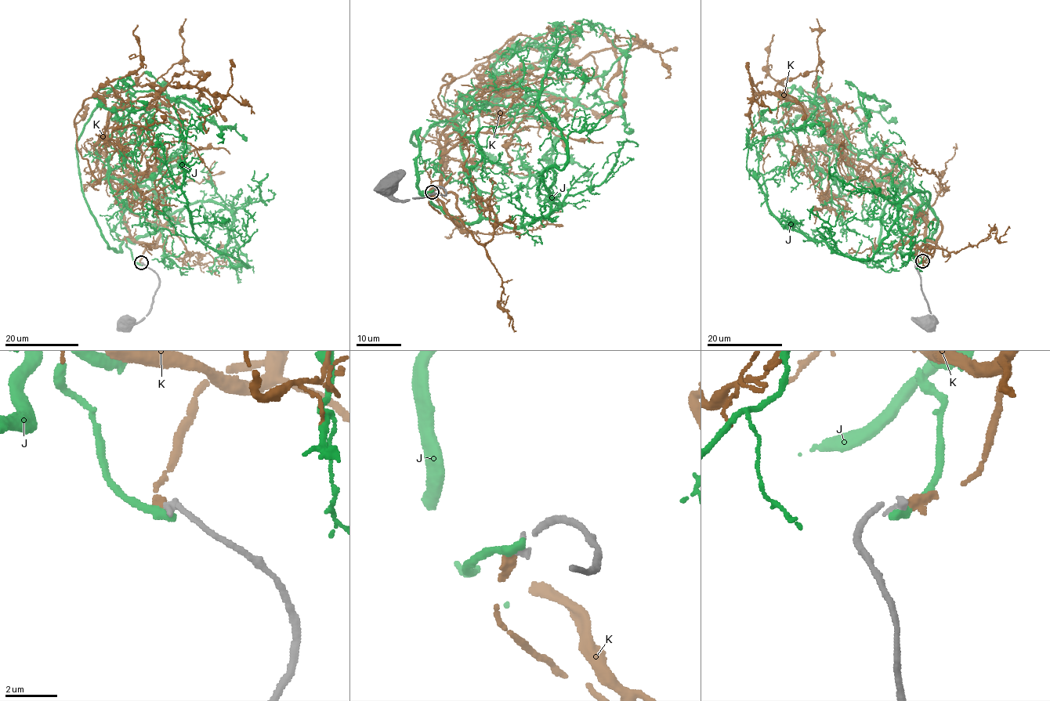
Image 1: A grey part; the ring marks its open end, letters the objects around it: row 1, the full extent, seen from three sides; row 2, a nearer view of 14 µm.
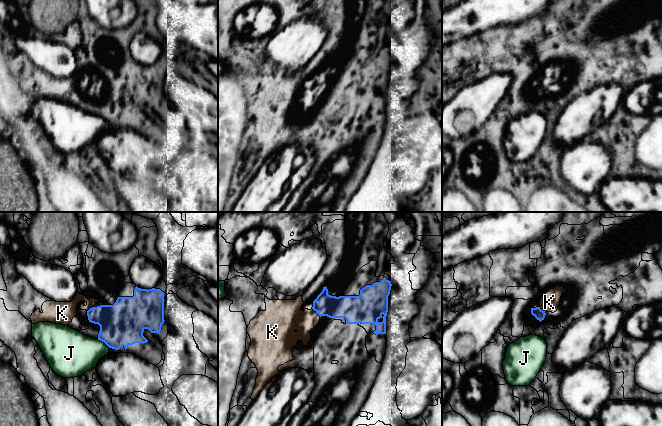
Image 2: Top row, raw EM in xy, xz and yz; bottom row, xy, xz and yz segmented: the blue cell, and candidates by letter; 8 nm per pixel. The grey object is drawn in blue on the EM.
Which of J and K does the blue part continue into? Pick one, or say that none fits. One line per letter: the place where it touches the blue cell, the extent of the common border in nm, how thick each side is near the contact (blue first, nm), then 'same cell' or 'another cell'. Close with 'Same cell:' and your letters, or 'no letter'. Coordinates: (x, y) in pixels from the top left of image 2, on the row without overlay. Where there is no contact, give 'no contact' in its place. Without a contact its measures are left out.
J: xy (103, 117) | 120 nm | 360/320 nm | another cell
K: xz (316, 88) | 90 nm | 180/260 nm | same cell
Same cell: K

